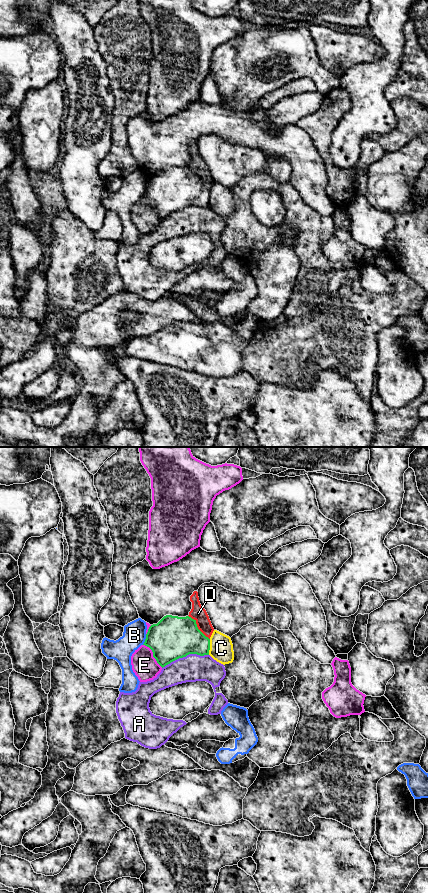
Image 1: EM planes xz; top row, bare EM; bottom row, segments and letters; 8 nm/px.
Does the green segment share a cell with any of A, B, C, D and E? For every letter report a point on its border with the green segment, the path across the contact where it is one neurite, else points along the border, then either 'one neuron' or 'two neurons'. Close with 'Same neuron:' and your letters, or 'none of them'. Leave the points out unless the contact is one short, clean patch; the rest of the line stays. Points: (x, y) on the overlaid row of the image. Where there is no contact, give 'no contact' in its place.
A: contact xz (185, 656); two neurons
B: contact xz (145, 639); two neurons
C: contact xz (209, 647); two neurons
D: contact xz (197, 627); way xz (173, 637), (189, 635), (197, 627), (198, 613); one neuron
E: contact xz (153, 655); two neurons
Same neuron: D

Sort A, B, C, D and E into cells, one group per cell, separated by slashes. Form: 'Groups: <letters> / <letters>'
Groups: A / B / C / D / E

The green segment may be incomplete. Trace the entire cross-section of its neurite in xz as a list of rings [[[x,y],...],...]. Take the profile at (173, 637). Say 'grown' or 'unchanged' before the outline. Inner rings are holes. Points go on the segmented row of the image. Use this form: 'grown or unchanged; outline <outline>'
grown; outline [[[194,591],[190,596],[190,601],[192,602],[192,609],[188,616],[166,615],[157,624],[151,625],[148,629],[143,645],[152,650],[153,657],[162,668],[189,654],[209,655],[210,637],[214,628],[206,610],[200,604],[197,591]]]

